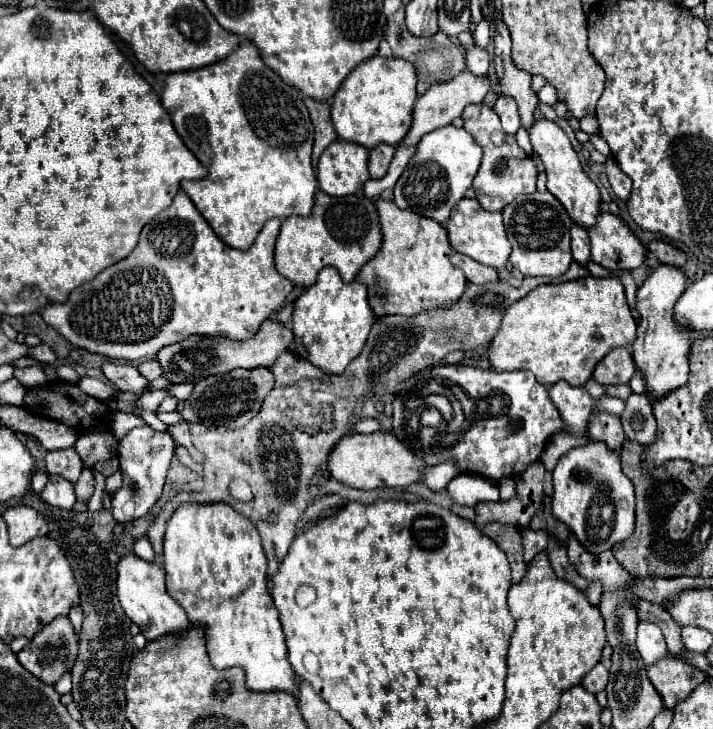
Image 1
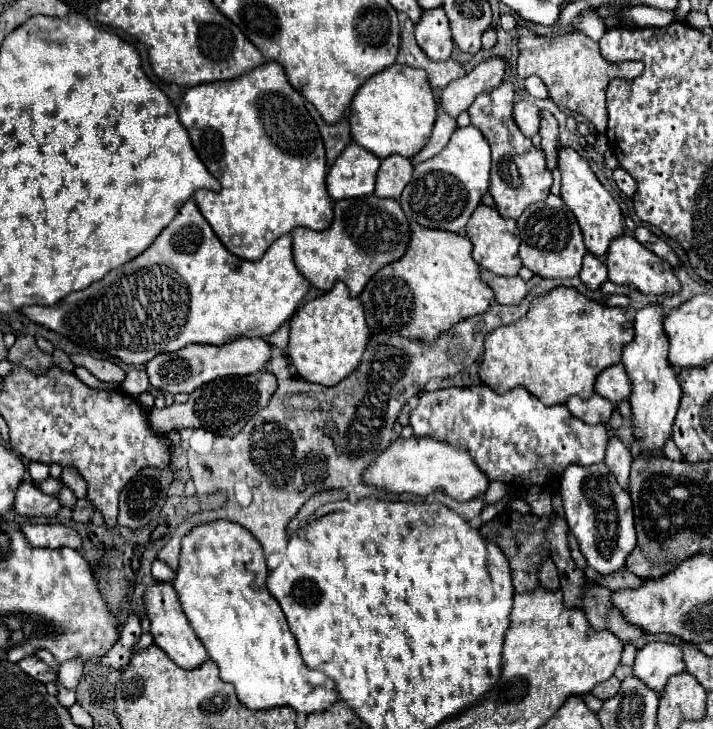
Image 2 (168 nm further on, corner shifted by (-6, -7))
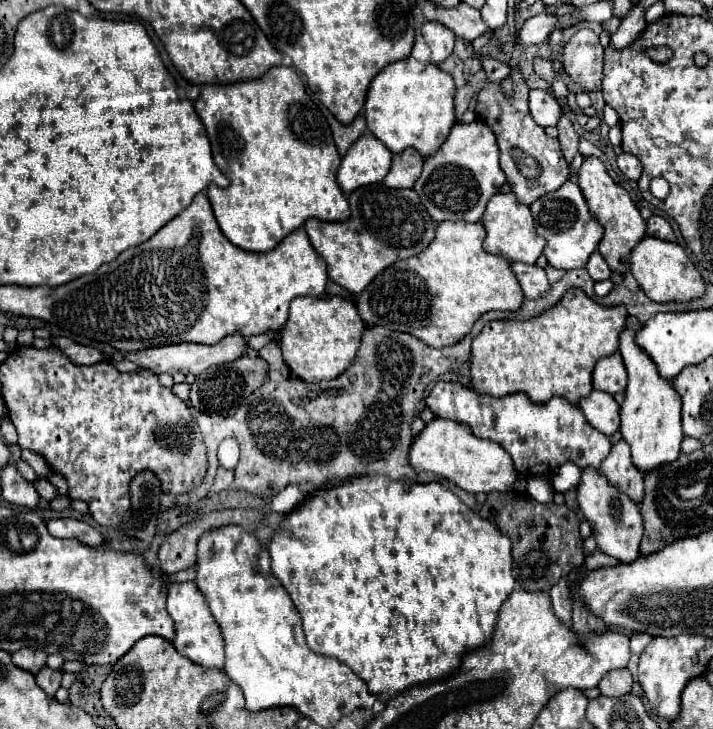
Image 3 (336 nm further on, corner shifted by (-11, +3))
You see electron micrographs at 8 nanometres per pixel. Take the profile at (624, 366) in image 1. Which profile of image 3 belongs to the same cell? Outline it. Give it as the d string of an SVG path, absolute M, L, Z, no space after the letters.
M611 354L605 356L597 362L593 370L593 388L595 390L605 390L609 394L625 392L627 388L627 370L621 360L621 354Z

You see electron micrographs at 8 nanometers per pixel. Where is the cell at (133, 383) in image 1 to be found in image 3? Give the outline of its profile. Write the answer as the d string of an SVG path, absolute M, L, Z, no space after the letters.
M55 338L53 346L57 346L59 350L63 350L75 364L99 364L103 360L103 354L93 348L93 346L81 346L77 342L73 342L71 338Z

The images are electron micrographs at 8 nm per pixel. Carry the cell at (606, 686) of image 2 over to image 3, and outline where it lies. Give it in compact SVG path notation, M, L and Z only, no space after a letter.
M627 668L611 670L599 682L599 690L605 696L623 696L631 690L631 686L633 686L633 678Z

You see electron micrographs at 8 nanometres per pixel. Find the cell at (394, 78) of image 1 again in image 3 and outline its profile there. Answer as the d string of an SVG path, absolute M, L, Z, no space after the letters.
M415 58L393 62L383 68L371 82L365 98L365 120L369 132L379 138L391 152L401 152L413 146L419 154L431 156L447 138L455 124L453 114L453 78L435 64L423 64Z

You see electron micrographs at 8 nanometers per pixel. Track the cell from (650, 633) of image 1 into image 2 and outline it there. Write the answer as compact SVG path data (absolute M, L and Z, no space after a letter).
M650 642L638 650L634 660L634 676L650 690L662 692L668 678L686 670L682 650L666 642Z

